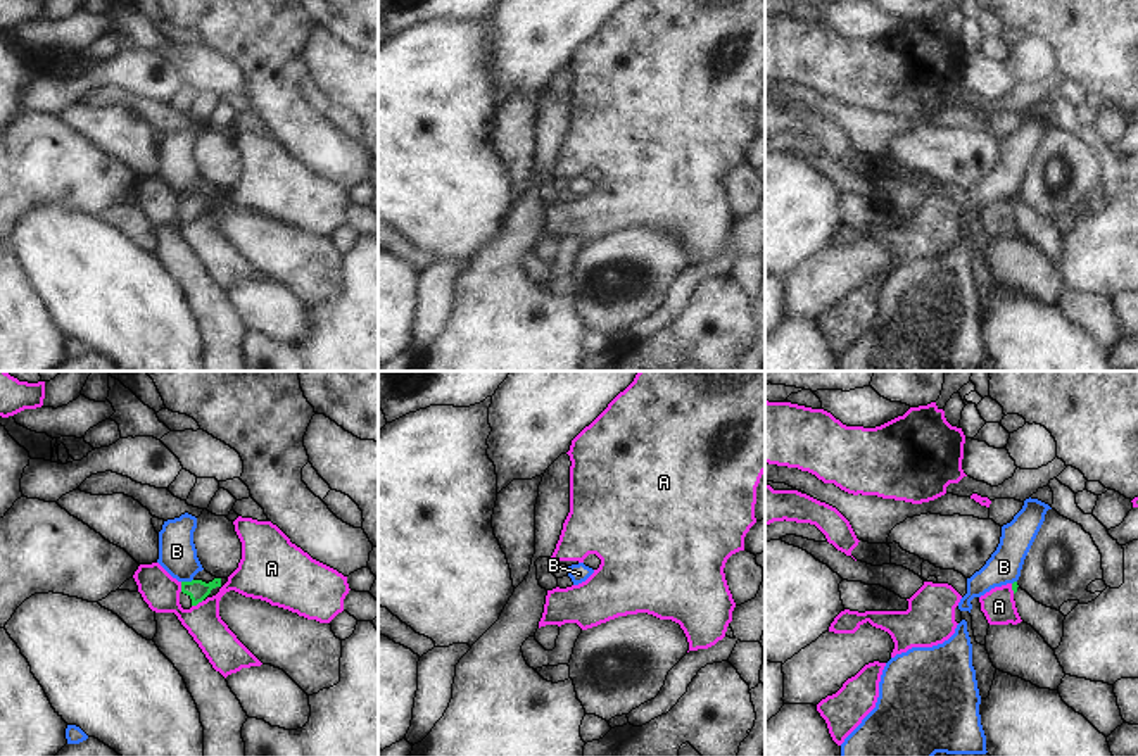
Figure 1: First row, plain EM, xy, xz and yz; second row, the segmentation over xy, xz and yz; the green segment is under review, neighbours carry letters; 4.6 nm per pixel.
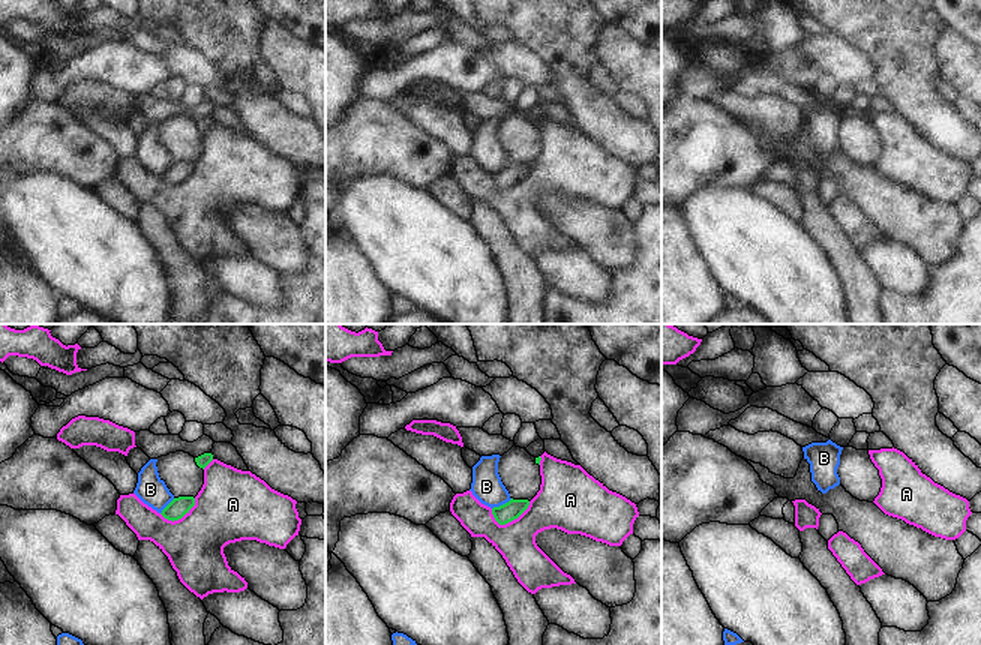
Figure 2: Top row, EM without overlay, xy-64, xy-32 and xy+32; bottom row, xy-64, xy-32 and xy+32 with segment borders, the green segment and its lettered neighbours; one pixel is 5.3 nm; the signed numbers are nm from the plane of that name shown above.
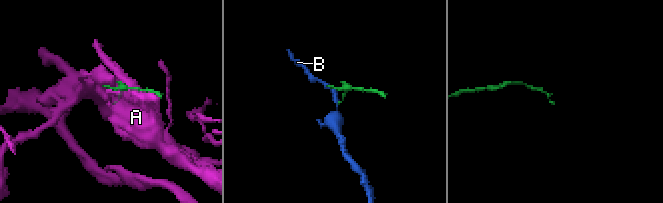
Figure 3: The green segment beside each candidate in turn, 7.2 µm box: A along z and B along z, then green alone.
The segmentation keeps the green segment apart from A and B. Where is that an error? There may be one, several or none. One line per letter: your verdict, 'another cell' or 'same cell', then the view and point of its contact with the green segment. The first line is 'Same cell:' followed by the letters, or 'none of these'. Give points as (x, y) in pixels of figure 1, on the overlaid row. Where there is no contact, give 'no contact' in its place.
Same cell: none of these
A: another cell; contact xy (197, 603)
B: another cell; contact xy (187, 582)

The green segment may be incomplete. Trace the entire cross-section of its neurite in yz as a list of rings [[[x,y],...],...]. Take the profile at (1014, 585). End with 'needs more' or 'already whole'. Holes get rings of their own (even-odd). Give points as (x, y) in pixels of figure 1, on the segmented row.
[[[1017,582],[1012,583],[1014,601],[1021,620],[1031,625],[1055,651],[1064,637],[1065,616],[1052,608],[1036,602]]] | needs more

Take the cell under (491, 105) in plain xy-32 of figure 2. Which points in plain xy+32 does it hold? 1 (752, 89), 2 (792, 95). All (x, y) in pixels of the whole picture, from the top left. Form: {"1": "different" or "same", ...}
{"1": "same", "2": "same"}

